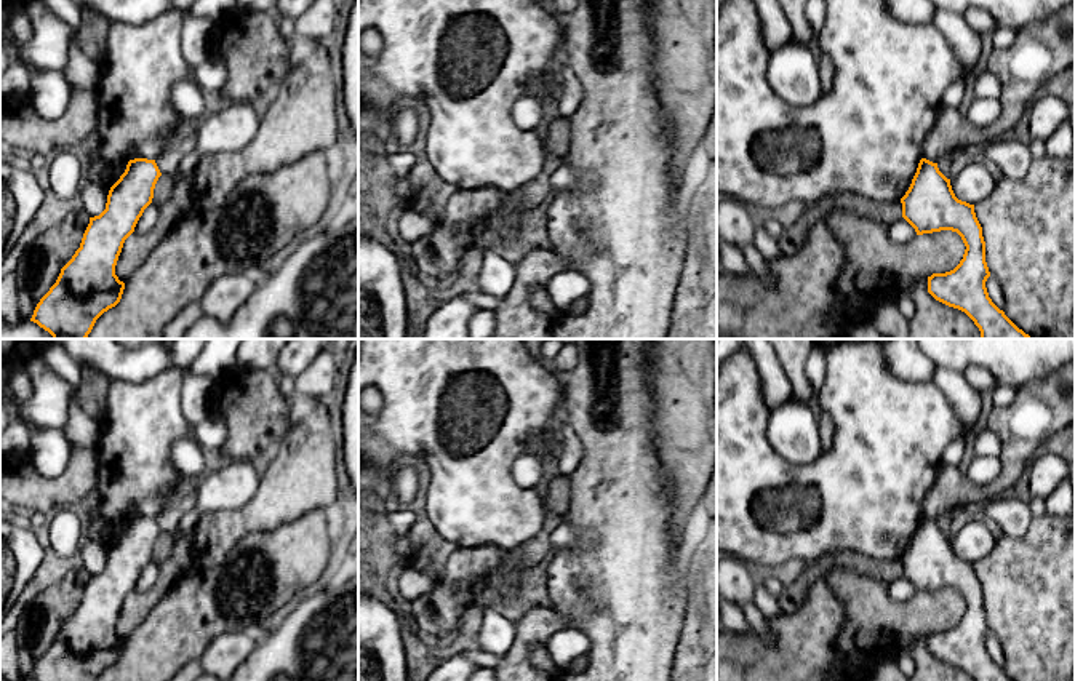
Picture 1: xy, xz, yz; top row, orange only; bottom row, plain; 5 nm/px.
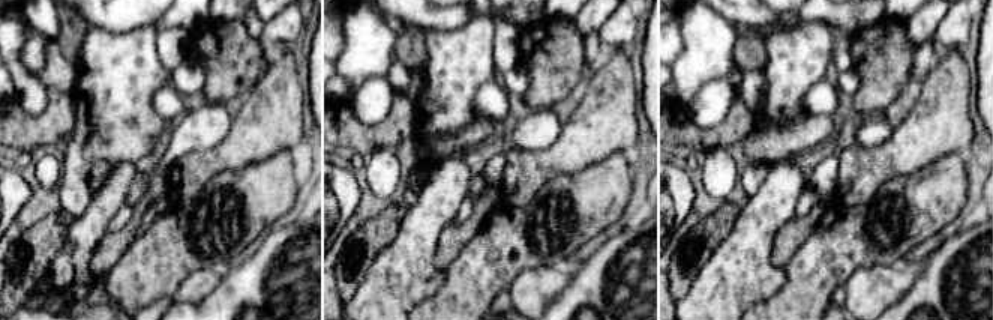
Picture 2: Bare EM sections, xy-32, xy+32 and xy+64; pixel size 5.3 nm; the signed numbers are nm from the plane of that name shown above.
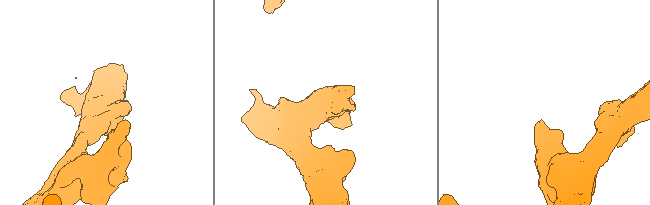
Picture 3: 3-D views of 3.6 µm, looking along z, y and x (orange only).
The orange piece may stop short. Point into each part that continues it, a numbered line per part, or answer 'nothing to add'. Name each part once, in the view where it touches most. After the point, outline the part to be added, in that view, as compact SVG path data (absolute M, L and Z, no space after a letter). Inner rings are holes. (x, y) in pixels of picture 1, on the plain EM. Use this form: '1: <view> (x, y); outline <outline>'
nothing to add

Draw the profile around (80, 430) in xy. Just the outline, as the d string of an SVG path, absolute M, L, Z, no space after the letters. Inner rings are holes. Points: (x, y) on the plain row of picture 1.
M75 398L70 400L69 417L61 428L72 446L94 449L101 422L91 419Z

